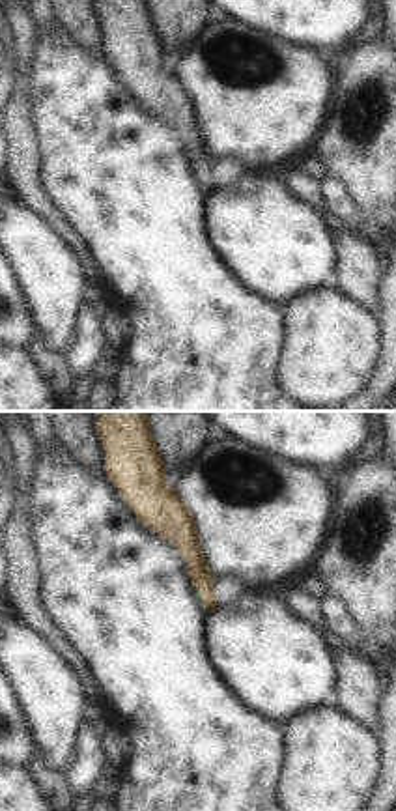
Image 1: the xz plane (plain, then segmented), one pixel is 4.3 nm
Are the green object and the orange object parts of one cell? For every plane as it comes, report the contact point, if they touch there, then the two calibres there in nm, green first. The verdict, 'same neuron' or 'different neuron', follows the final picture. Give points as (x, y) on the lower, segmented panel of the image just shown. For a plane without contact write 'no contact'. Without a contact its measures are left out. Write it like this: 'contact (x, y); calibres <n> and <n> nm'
contact (198, 595); calibres 20 and 110 nm

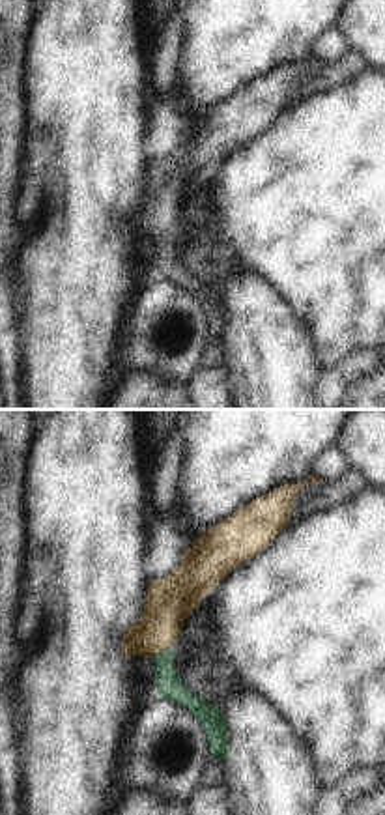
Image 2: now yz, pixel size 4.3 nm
contact (163, 651); calibres 120 and 200 nm

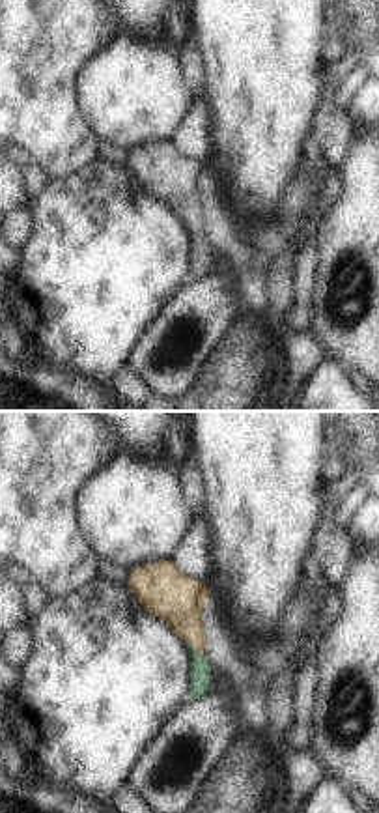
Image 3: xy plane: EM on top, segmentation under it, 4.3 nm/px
contact (193, 651); calibres 90 and 220 nm

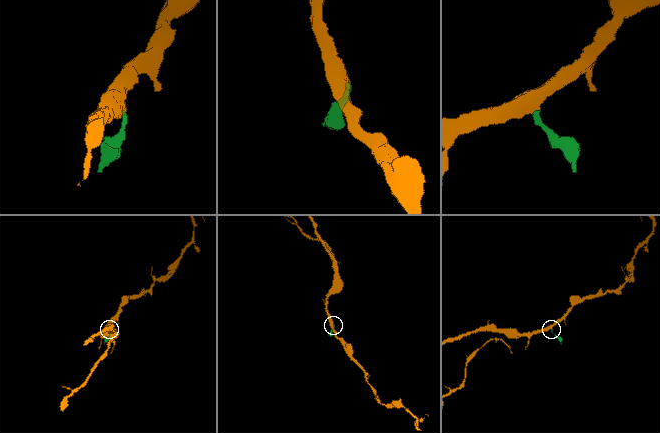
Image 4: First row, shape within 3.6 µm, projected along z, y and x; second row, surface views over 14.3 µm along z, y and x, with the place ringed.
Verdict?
same neuron

